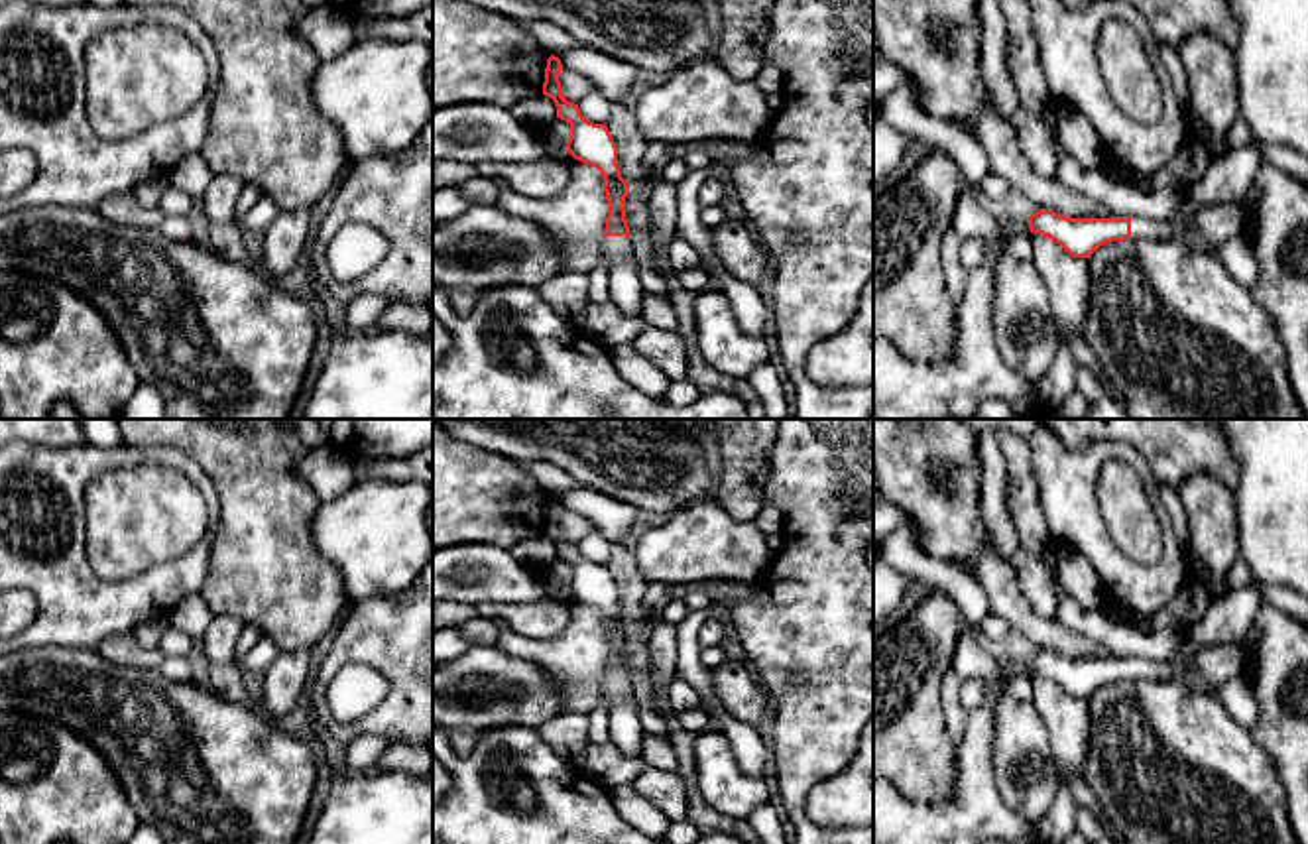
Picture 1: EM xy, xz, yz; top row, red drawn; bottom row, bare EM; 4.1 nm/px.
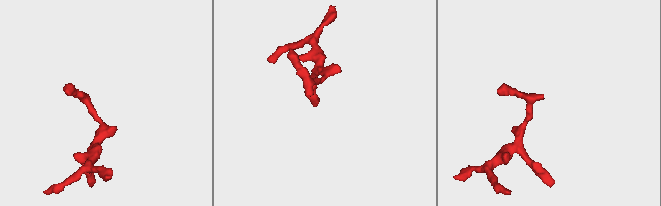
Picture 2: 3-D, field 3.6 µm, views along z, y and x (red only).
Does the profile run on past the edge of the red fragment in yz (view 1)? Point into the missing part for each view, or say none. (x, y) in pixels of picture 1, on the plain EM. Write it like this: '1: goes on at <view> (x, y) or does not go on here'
1: goes on at yz (1271, 498)

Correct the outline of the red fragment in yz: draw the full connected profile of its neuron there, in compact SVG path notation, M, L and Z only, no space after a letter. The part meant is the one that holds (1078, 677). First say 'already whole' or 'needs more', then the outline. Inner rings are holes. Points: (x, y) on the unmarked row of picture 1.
needs more | M1218 419L1218 425L1239 464L1233 490L1239 559L1251 565L1253 582L1212 600L1198 622L1180 630L1178 651L1168 661L1068 659L1040 649L1029 657L1031 673L1088 700L1100 687L1129 677L1174 679L1198 665L1206 647L1243 645L1265 586L1308 596L1308 419Z

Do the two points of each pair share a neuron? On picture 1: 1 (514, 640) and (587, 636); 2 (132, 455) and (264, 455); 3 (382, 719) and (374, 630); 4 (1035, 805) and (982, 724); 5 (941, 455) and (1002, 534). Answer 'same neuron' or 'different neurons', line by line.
1: same neuron
2: different neurons
3: same neuron
4: different neurons
5: different neurons

